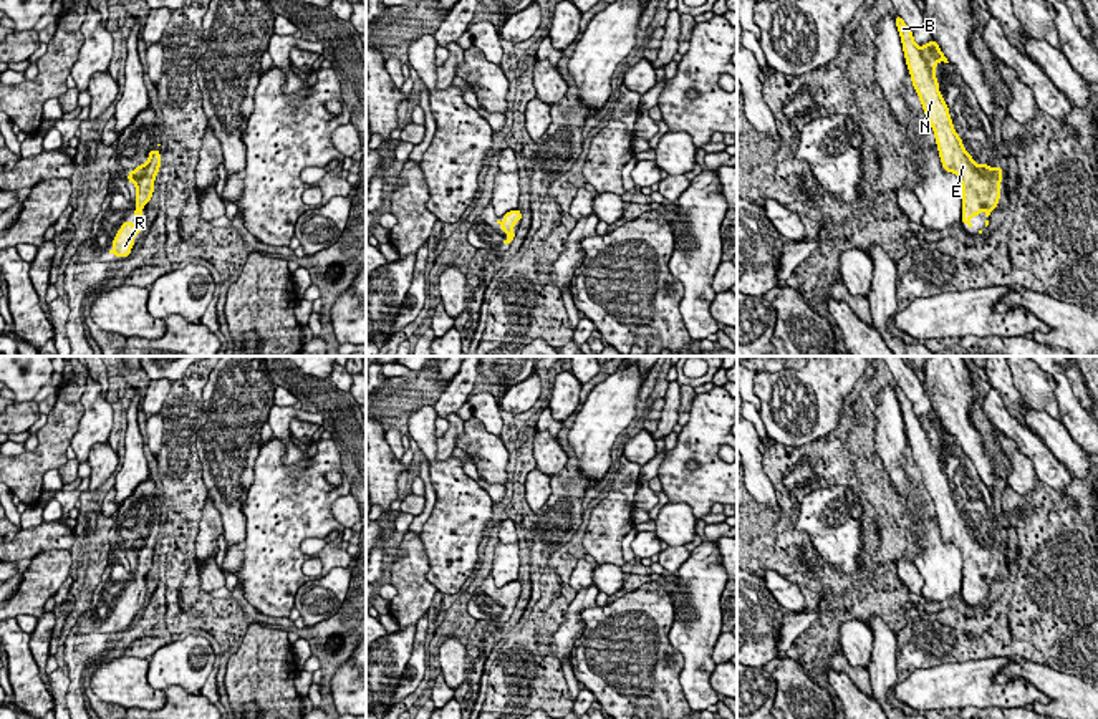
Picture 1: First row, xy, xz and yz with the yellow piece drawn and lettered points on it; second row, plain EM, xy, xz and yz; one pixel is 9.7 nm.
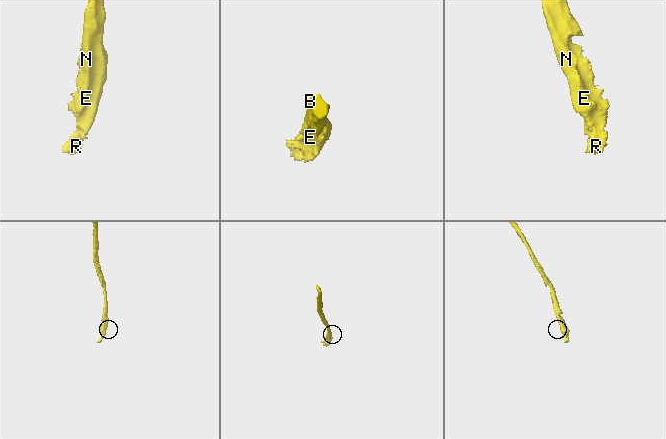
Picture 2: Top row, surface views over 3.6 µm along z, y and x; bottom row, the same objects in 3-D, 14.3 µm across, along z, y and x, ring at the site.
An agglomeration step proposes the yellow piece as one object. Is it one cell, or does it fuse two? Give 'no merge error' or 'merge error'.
no merge error

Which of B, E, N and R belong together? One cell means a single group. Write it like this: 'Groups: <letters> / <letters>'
Groups: B E N R

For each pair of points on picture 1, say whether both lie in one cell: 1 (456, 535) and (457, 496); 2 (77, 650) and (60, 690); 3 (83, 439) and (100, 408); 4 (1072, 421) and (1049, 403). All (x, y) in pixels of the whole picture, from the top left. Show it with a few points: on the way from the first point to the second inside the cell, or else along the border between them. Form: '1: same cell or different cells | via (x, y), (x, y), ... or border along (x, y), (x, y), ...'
1: same cell | via (457, 525), (457, 506)
2: different cells | border along (67, 673), (72, 681)
3: same cell | via (91, 431), (98, 416)
4: different cells | border along (1050, 375), (1055, 381), (1055, 398), (1062, 419)

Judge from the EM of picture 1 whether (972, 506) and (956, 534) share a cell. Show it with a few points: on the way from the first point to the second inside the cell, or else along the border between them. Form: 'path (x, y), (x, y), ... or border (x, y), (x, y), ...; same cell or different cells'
path (967, 512), (963, 527); same cell

